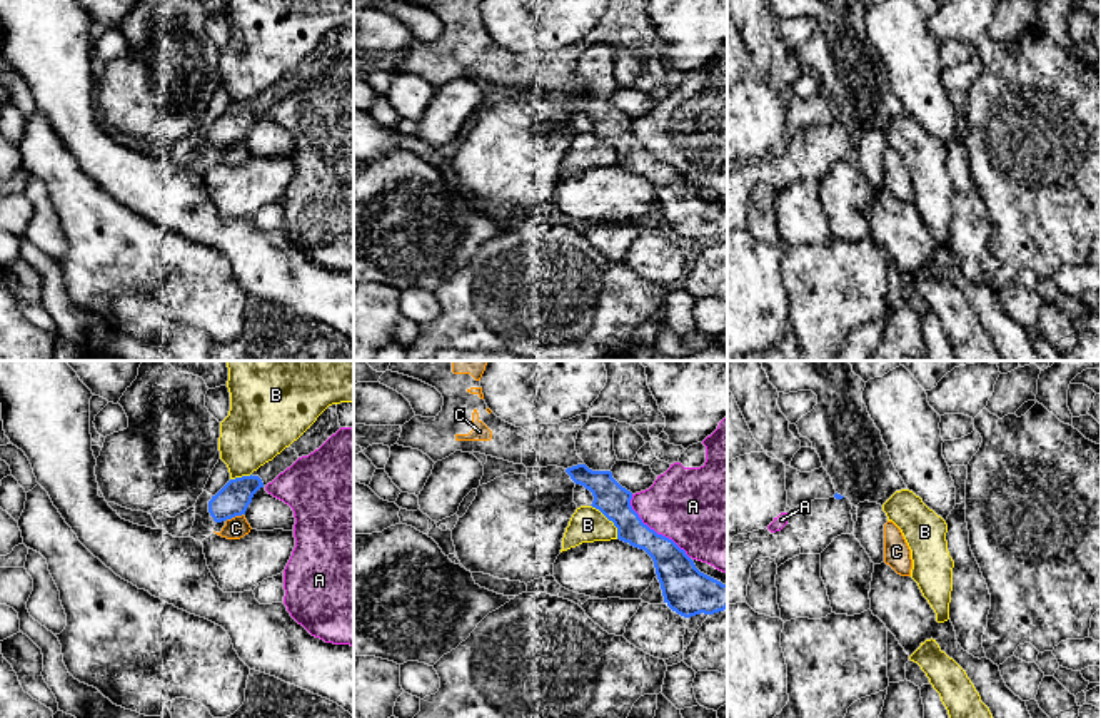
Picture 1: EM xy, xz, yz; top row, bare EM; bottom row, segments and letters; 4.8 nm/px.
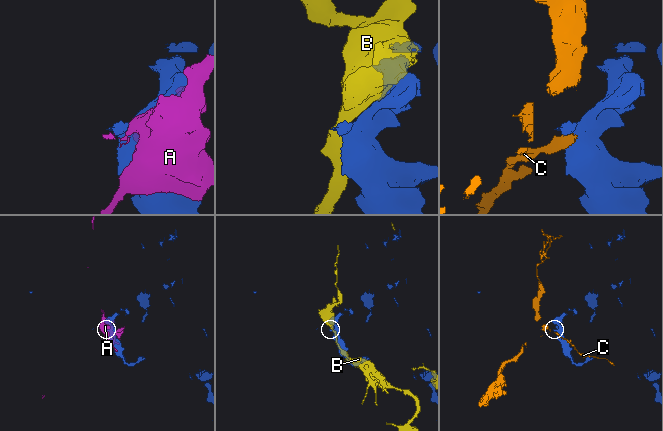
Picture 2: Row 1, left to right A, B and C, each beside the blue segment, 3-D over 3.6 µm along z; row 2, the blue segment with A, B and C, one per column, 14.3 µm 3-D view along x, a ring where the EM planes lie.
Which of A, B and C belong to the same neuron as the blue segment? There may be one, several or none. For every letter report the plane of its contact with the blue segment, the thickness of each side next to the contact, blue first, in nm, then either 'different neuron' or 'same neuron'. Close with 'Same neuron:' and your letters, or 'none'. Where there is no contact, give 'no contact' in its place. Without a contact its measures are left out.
A: xz | 190/400 nm | different neuron
B: xz | 160/170 nm | different neuron
C: xy | 160/110 nm | different neuron
Same neuron: none

